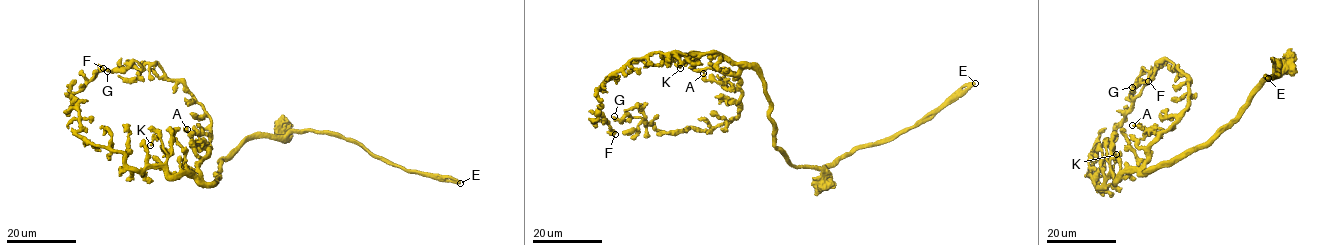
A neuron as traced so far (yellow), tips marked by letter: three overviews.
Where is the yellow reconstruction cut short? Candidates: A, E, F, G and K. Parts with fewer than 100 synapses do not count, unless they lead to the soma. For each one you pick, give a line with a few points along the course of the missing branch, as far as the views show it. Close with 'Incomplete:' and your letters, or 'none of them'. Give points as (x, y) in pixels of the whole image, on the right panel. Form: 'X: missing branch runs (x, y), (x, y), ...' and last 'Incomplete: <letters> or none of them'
E: missing branch runs (1268, 78), (1262, 76), (1252, 80), (1239, 73), (1237, 77), (1238, 70)
Incomplete: E

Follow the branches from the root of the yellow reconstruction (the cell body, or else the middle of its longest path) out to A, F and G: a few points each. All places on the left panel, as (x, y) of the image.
A: (218, 177), (212, 184), (205, 183), (199, 165), (207, 149), (198, 148), (192, 143), (187, 129)
F: (218, 177), (131, 168), (76, 134), (73, 94), (103, 68)
G: (218, 177), (210, 184), (201, 177), (210, 118), (182, 83), (153, 62), (107, 71)

